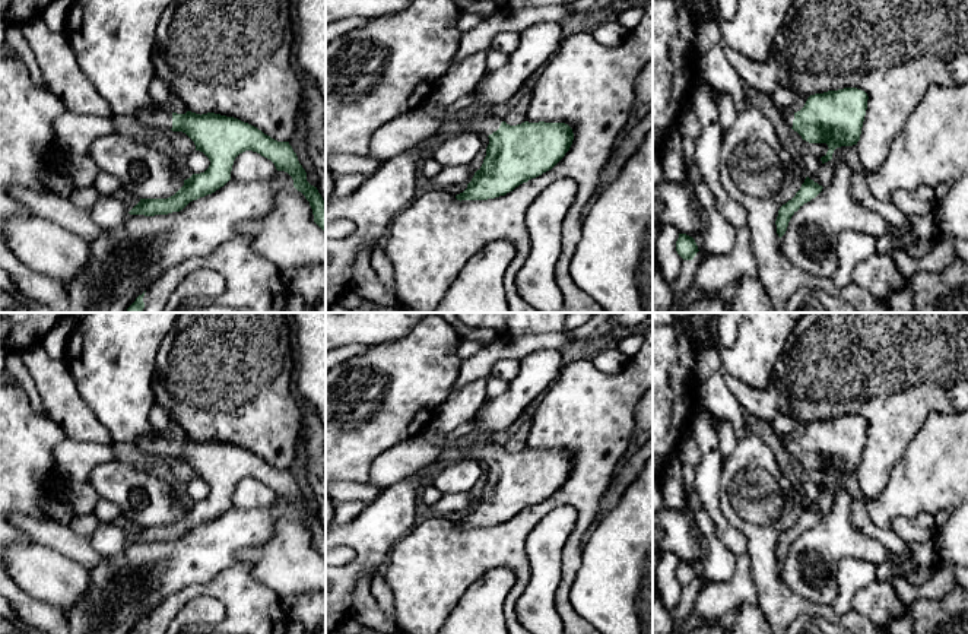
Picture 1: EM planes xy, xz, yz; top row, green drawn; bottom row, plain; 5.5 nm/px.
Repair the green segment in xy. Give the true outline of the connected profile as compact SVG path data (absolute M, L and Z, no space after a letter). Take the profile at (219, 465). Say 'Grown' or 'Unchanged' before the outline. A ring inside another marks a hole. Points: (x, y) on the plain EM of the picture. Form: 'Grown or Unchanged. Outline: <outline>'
Grown. Outline: M153 431L137 440L139 447L158 457L183 459L203 479L210 492L204 500L193 501L184 513L168 526L140 526L130 542L168 542L183 538L190 529L215 520L231 507L235 485L253 478L270 486L277 498L288 500L293 514L310 529L314 549L326 559L326 529L317 514L307 508L307 500L298 488L289 469L277 469L257 454L234 444L215 440L196 441L187 438L177 441Z

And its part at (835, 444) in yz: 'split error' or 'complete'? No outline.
split error

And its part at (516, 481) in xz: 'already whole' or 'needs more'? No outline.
needs more

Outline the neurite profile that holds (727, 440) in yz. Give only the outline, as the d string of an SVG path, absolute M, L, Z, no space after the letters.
M720 419L715 421L715 424L717 424L717 440L720 446L720 453L724 459L733 454L739 440L731 425L727 421Z

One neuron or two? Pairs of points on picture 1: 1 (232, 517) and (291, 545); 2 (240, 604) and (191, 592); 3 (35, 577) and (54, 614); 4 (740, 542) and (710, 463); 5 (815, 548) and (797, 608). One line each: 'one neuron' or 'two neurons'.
1: two neurons
2: one neuron
3: two neurons
4: one neuron
5: two neurons

